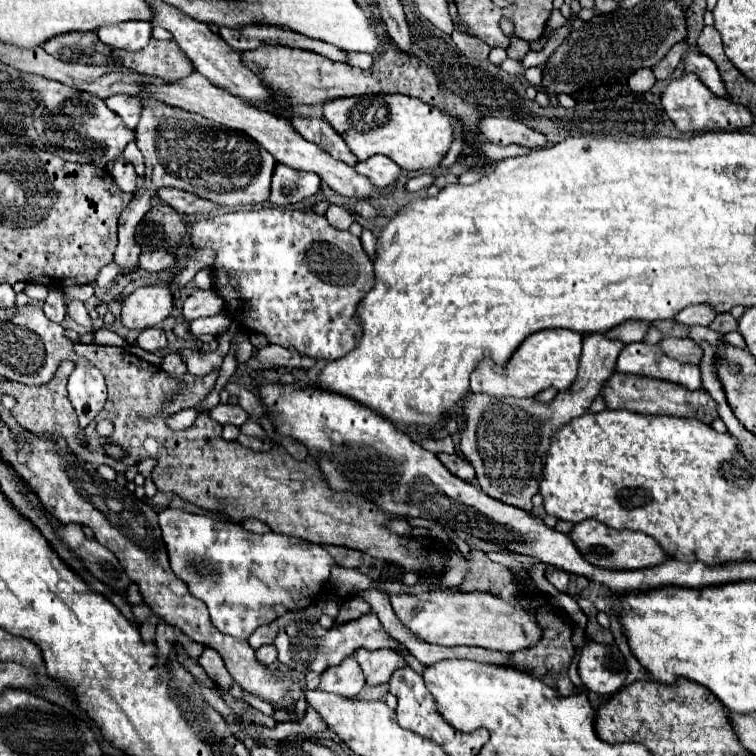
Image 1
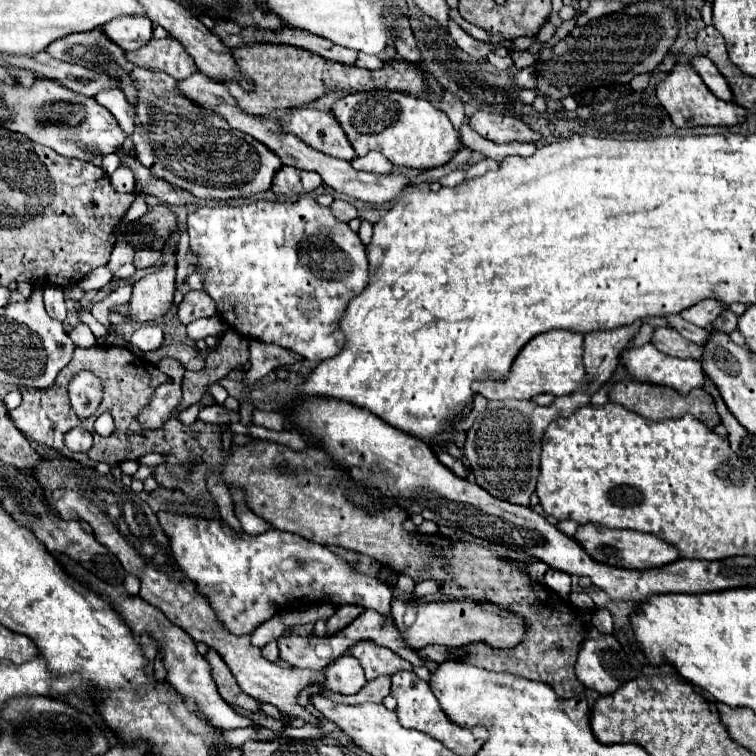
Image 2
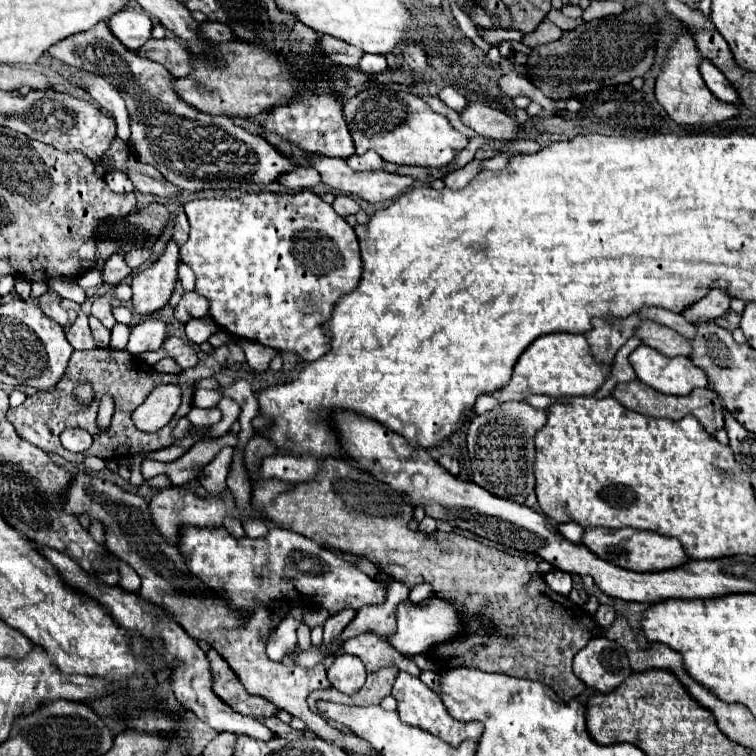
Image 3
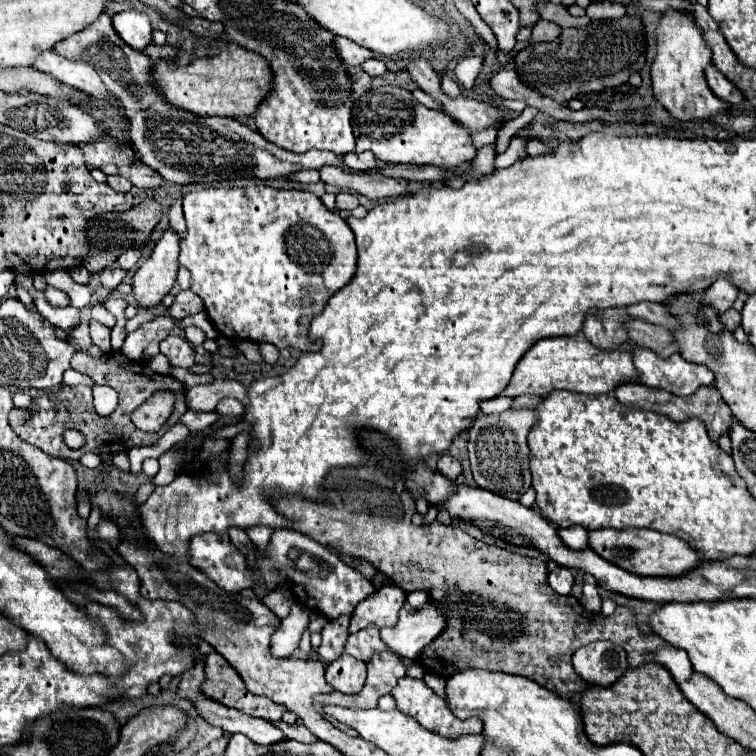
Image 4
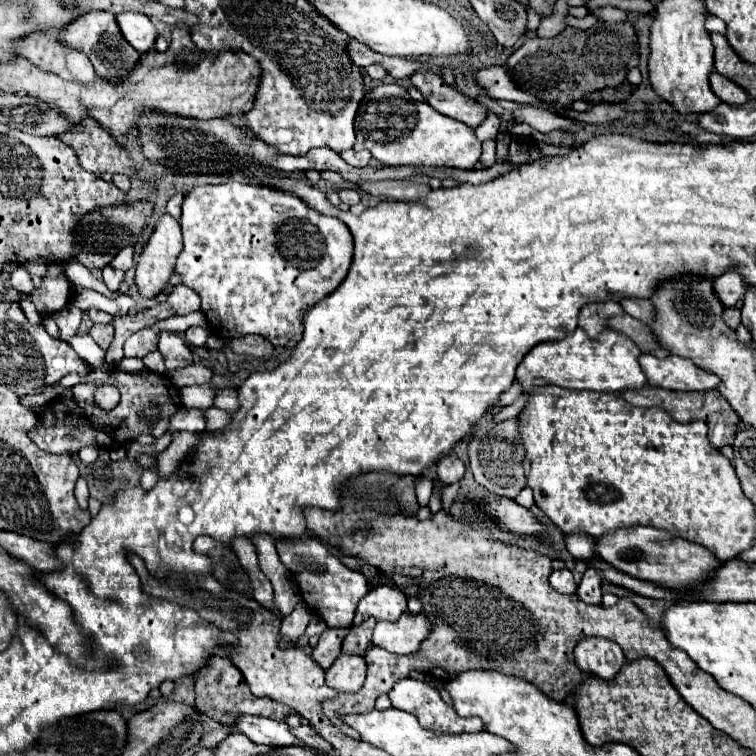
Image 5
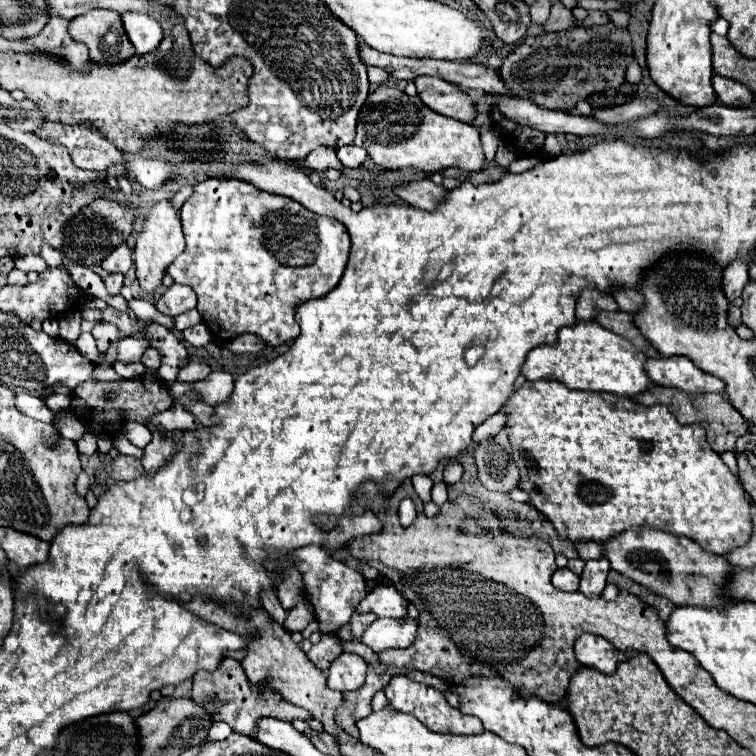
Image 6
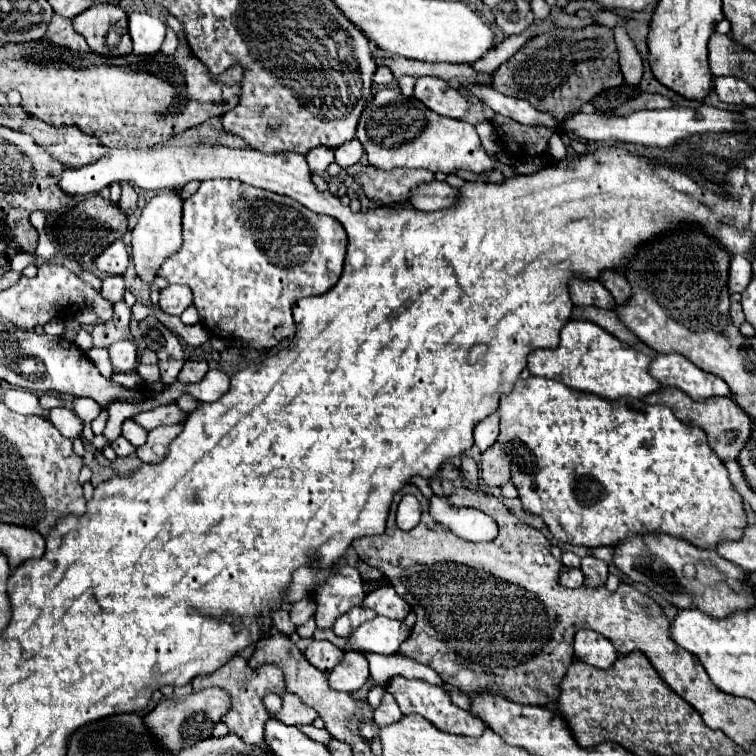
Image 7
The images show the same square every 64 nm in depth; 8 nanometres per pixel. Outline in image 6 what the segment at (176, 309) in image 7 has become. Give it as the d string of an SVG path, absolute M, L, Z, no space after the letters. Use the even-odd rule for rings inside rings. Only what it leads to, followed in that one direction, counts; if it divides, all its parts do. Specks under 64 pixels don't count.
M172 284L166 290L166 294L162 294L162 298L156 302L156 308L168 316L178 316L186 310L192 310L194 306L196 306L194 290L180 284Z

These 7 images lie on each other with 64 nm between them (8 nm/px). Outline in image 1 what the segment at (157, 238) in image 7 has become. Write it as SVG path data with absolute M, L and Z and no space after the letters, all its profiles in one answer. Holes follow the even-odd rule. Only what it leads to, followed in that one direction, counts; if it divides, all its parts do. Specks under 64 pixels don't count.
M162 278L156 284L140 286L122 302L122 322L126 328L150 328L166 320L172 312L170 278Z

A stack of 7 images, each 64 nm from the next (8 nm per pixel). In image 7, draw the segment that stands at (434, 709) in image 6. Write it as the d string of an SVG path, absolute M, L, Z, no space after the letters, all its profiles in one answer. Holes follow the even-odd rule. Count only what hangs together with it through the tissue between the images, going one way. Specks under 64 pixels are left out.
M394 676L388 682L386 690L396 698L402 714L420 714L426 720L430 720L436 728L442 728L444 732L464 734L464 736L474 736L476 738L476 736L482 736L482 732L486 730L486 724L476 714L470 714L470 712L458 708L456 704L452 704L450 694L440 686L428 684L424 680L408 680L404 676Z

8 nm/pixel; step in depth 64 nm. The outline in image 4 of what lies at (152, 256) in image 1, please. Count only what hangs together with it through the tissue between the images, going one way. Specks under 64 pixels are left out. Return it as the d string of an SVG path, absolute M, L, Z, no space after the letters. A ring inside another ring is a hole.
M130 248L130 250L126 250L126 252L122 252L122 254L120 254L118 264L120 264L120 268L130 270L130 268L132 268L132 266L134 266L138 260L140 260L140 250Z

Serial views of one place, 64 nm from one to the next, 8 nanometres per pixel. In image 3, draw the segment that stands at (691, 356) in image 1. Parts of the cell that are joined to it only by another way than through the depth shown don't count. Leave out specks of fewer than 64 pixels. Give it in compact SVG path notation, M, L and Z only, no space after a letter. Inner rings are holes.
M642 320L634 334L642 340L642 344L658 350L664 356L688 356L692 352L690 342L684 336L650 320Z

